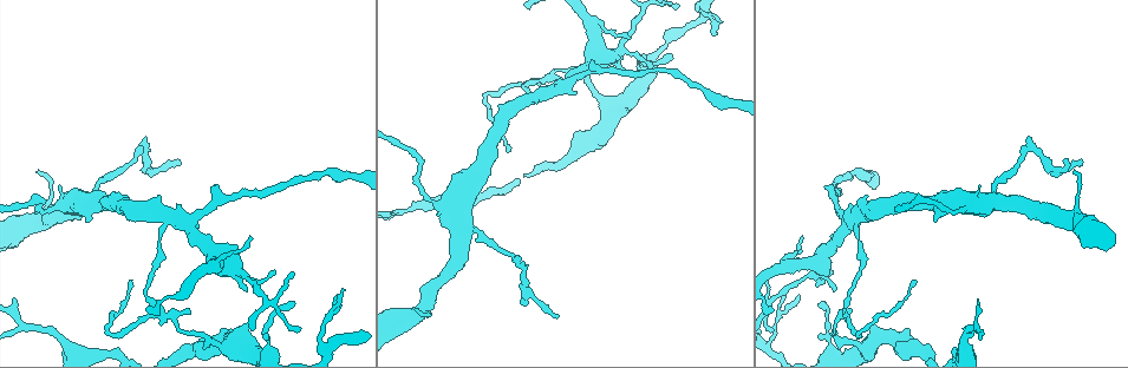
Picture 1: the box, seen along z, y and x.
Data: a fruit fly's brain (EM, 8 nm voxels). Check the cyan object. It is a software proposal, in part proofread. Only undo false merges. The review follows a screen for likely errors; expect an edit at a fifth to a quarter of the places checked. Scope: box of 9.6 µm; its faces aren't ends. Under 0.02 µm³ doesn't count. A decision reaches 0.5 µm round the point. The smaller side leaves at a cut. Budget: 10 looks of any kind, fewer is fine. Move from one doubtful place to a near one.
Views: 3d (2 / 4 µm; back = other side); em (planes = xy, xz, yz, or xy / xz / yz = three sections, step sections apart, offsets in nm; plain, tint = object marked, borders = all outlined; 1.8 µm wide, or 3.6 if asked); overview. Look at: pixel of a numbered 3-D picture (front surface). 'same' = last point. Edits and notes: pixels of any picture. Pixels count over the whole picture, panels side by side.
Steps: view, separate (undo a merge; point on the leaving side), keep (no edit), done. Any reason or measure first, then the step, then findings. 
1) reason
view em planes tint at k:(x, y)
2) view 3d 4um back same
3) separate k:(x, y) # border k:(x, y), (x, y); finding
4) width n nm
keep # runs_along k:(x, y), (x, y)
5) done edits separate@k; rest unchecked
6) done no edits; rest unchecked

two arms at a narrow angle
view 3d 4um at 1:(994, 202)

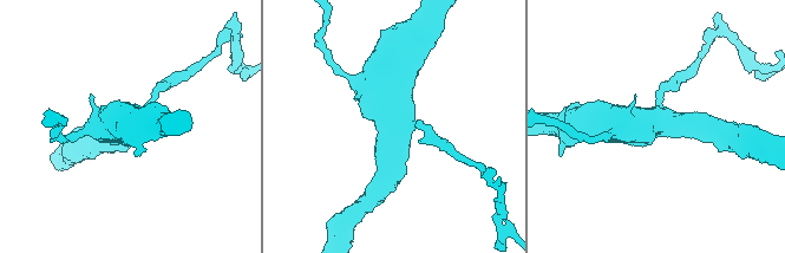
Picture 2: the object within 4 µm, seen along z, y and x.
view em planes tint at 2:(396, 120)

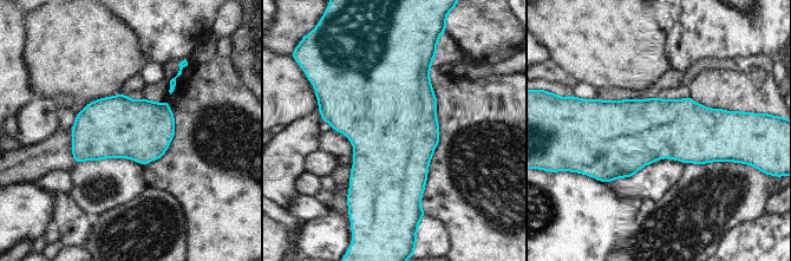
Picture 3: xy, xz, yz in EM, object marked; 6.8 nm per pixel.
keep # continuous, no second cell

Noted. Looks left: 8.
thick turns thin
view 3d 4um at 1:(401, 214)

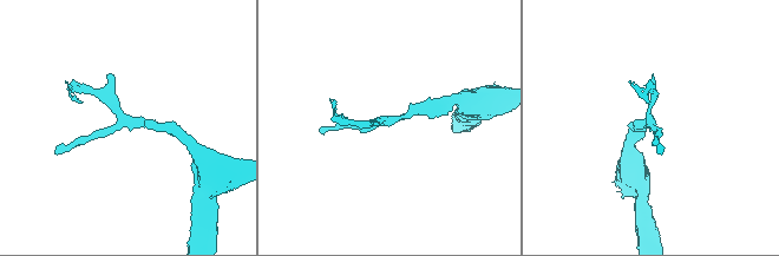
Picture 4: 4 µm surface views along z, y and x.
view em planes tint at 4:(649, 120)

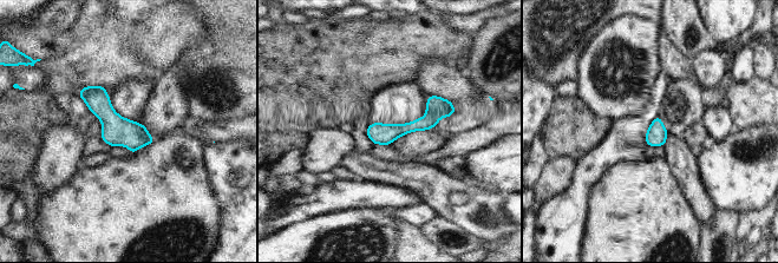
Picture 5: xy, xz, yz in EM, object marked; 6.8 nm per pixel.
width 140 nm
keep # runs_along 5:(451, 109), (370, 132); continuous, no second cell

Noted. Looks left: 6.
a fork
view em xy step 4 tint at 1:(532, 81)

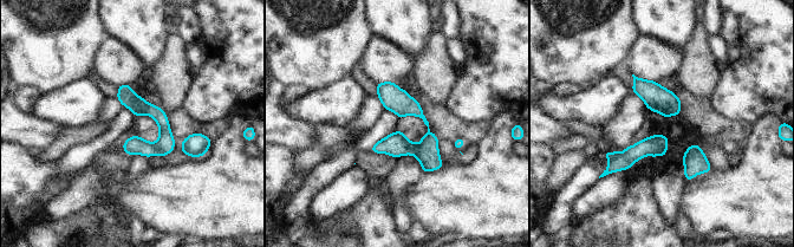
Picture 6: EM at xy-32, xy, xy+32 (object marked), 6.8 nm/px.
width 130 nm
separate 6:(134, 145) # part_leaving 6:(664, 140), (610, 169); a second cell is stuck on

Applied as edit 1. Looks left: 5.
done edits separate@6; rest unchecked

